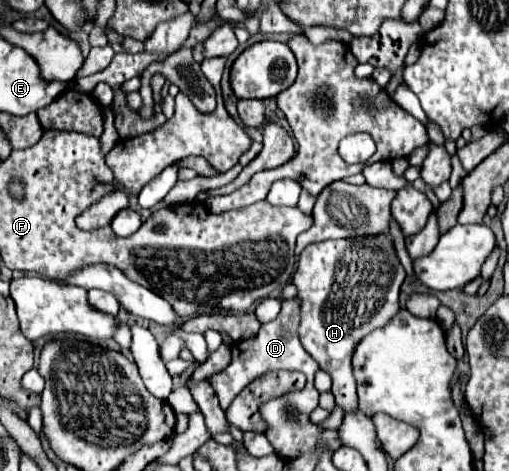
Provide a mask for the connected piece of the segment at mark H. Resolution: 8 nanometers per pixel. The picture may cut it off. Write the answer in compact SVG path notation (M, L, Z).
M388 234L378 236L360 236L360 238L342 238L342 240L324 240L310 244L302 250L298 258L298 268L292 276L292 282L298 286L300 306L300 342L316 358L320 368L332 376L332 394L336 398L336 406L344 410L344 414L354 414L358 410L356 398L356 382L350 370L350 358L354 346L362 336L370 334L376 328L382 328L396 312L398 312L398 294L400 286L406 278L406 272L396 256L392 238Z

